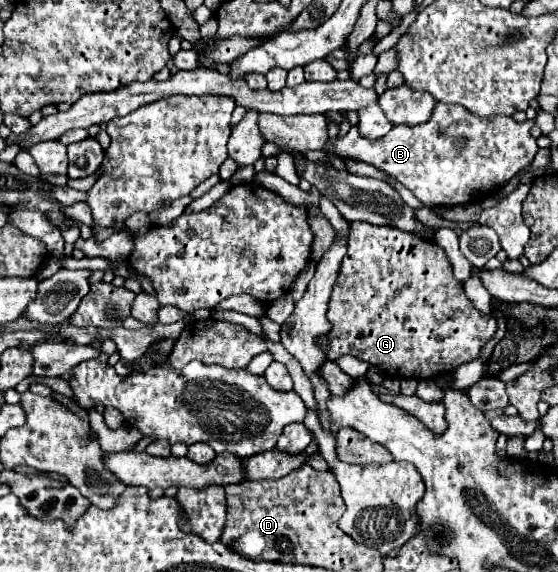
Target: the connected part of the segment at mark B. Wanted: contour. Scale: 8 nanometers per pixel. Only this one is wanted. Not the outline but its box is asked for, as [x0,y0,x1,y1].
[323,101,539,207]

